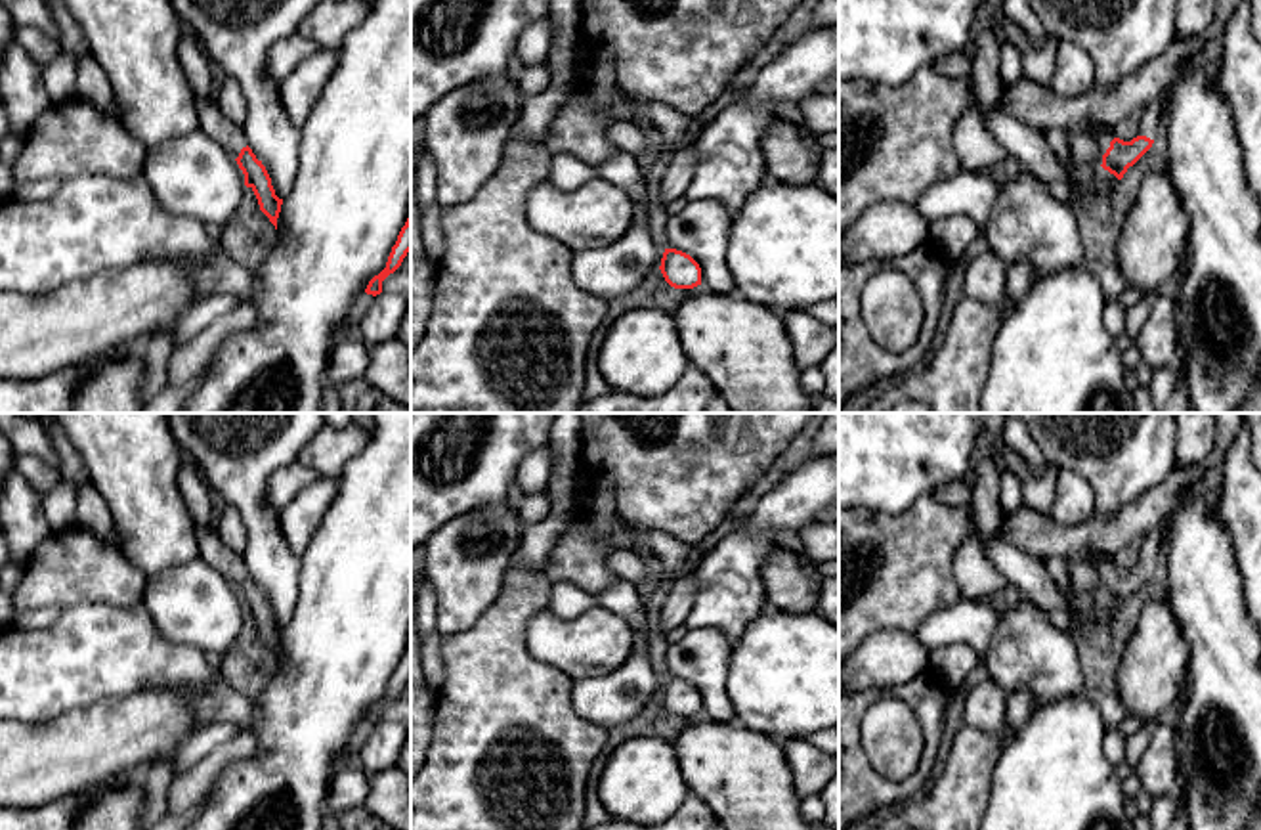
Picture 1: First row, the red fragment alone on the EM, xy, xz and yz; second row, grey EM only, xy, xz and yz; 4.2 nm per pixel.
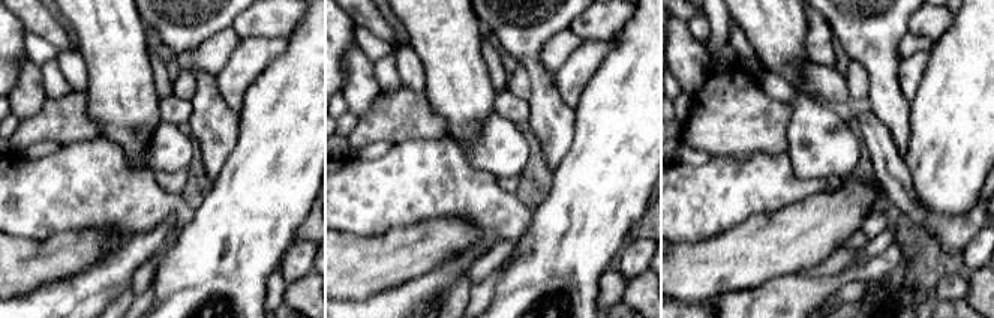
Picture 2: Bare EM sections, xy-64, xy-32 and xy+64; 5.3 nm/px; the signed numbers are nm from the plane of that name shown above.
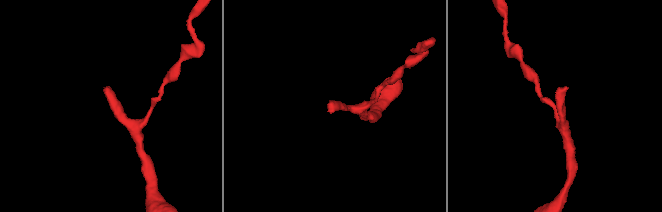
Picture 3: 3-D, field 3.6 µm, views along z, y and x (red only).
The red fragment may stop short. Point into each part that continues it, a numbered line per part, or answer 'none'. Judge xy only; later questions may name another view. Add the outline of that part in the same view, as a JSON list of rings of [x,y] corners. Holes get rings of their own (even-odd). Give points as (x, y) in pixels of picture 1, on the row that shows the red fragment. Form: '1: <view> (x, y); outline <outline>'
1: xy (211, 121); outline [[[195,99],[197,105],[197,130],[222,145],[233,159],[246,147],[243,124],[231,122],[216,105],[214,99]]]

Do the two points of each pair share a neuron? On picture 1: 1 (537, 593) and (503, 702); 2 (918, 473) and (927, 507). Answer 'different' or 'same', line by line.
1: same
2: different

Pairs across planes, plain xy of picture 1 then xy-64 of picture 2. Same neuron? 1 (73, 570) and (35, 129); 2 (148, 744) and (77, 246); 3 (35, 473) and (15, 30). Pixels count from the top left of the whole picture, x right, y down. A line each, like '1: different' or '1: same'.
1: same
2: same
3: different

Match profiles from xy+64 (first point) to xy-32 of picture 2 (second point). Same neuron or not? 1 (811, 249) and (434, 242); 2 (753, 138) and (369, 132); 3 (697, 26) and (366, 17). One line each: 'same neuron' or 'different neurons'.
1: same neuron
2: same neuron
3: different neurons

